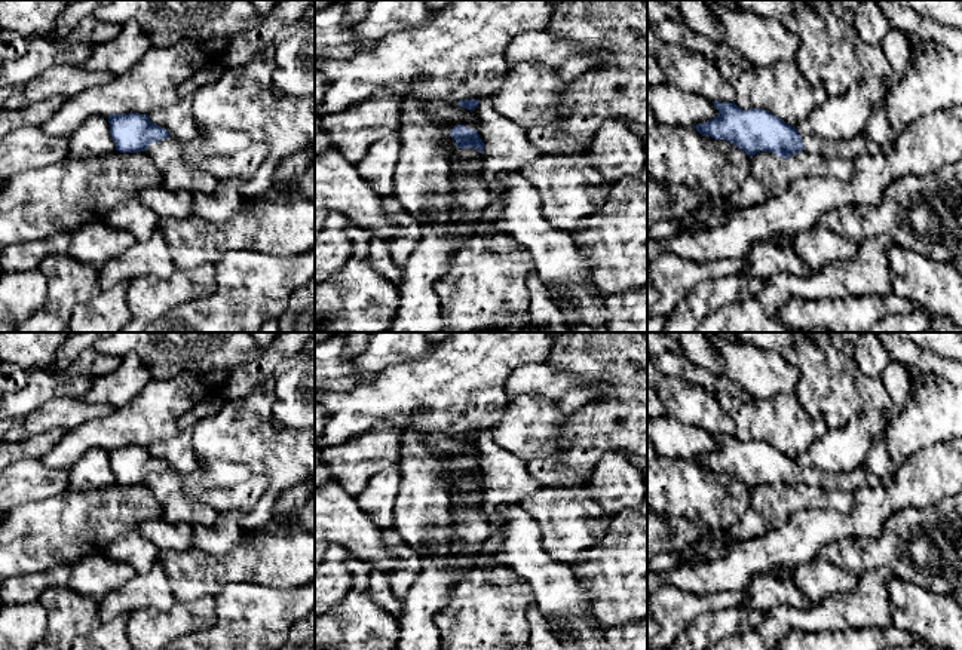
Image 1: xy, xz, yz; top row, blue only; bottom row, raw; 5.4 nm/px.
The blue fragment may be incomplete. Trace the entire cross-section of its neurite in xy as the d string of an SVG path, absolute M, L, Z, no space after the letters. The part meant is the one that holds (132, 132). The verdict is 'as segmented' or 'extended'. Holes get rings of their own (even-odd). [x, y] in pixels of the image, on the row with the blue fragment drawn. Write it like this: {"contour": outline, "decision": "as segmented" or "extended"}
{"contour": "M110 114L108 123L116 150L120 153L145 151L150 144L171 137L169 131L153 123L148 114Z", "decision": "as segmented"}

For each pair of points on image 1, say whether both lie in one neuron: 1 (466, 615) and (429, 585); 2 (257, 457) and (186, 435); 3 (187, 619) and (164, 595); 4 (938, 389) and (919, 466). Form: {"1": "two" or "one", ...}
{"1": "two", "2": "two", "3": "two", "4": "two"}

